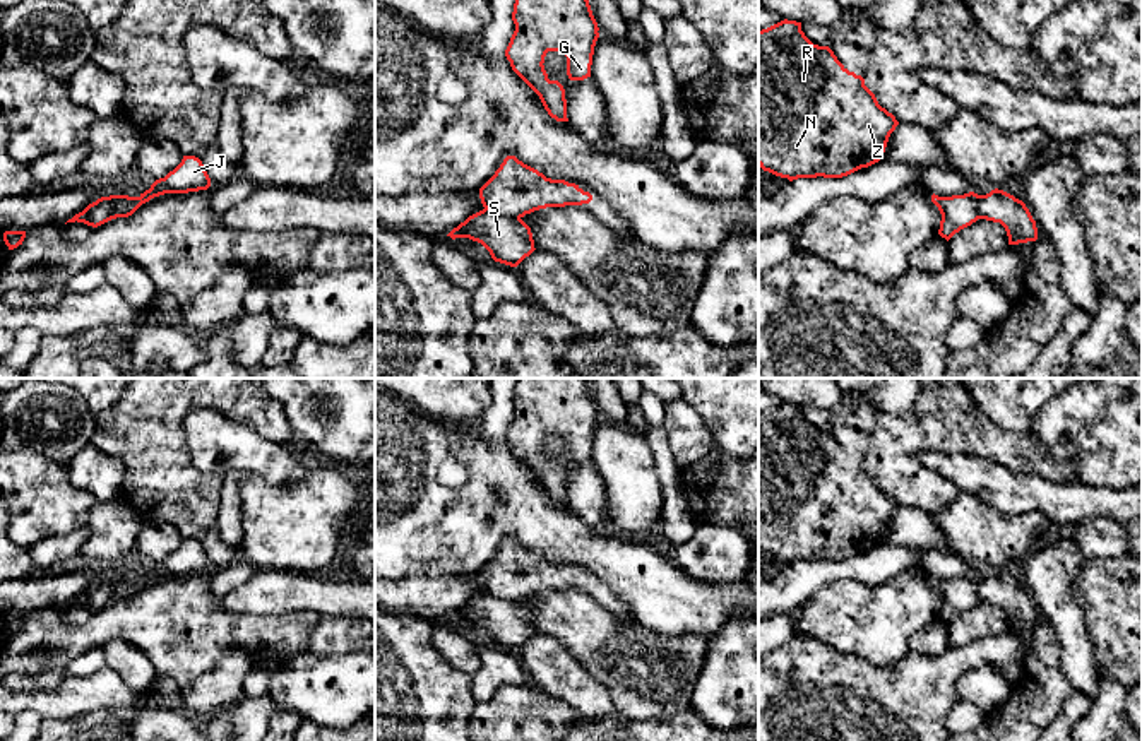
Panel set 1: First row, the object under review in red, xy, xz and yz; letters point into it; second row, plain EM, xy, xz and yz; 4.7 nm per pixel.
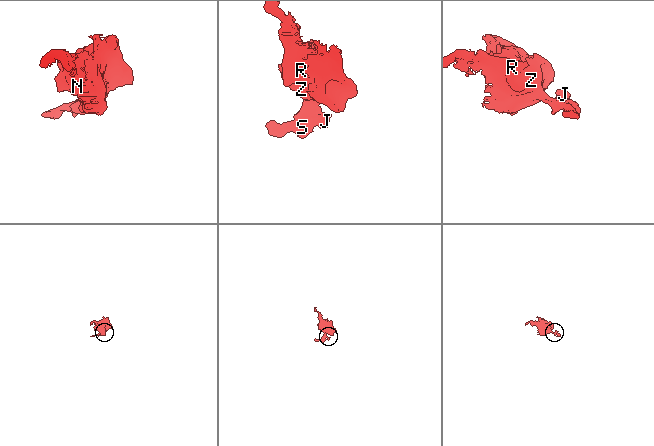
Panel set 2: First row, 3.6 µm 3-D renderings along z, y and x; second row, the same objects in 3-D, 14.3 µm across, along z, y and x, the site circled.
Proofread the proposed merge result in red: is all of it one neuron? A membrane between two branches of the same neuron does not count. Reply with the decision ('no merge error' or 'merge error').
merge error

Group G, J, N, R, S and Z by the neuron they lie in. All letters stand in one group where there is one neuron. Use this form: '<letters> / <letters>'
G N R Z / J S

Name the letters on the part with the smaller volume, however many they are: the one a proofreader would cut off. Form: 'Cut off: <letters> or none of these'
Cut off: J, S

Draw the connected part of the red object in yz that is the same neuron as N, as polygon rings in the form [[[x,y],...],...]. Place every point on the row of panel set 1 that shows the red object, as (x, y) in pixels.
[[[781,21],[758,31],[758,166],[788,178],[842,178],[883,157],[890,133],[899,122],[882,108],[865,79],[849,72],[829,46],[813,44],[801,22]]]

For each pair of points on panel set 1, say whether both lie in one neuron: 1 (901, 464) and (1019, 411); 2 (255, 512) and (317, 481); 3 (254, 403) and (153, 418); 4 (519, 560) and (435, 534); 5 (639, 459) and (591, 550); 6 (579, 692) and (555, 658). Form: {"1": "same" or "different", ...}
{"1": "different", "2": "same", "3": "same", "4": "different", "5": "different", "6": "same"}

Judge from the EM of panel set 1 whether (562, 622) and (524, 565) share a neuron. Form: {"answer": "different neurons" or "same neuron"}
{"answer": "different neurons"}

